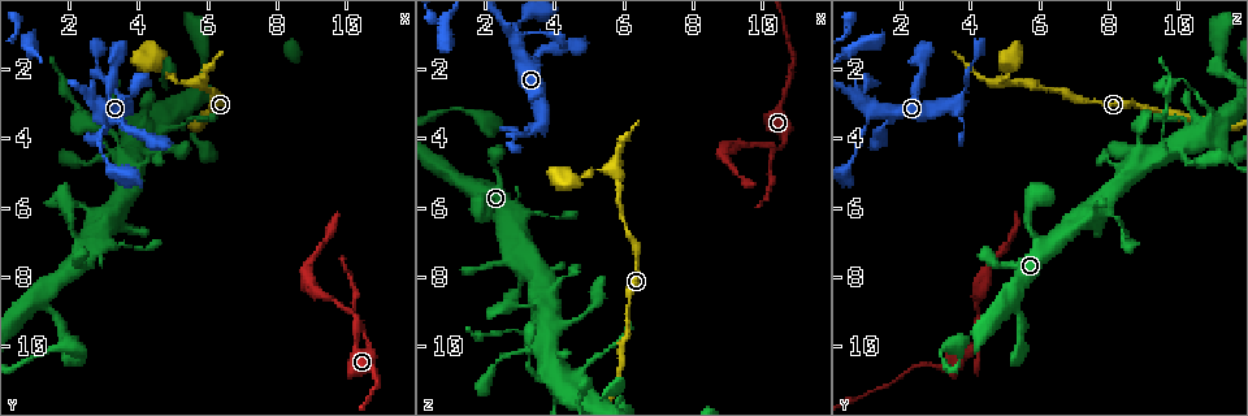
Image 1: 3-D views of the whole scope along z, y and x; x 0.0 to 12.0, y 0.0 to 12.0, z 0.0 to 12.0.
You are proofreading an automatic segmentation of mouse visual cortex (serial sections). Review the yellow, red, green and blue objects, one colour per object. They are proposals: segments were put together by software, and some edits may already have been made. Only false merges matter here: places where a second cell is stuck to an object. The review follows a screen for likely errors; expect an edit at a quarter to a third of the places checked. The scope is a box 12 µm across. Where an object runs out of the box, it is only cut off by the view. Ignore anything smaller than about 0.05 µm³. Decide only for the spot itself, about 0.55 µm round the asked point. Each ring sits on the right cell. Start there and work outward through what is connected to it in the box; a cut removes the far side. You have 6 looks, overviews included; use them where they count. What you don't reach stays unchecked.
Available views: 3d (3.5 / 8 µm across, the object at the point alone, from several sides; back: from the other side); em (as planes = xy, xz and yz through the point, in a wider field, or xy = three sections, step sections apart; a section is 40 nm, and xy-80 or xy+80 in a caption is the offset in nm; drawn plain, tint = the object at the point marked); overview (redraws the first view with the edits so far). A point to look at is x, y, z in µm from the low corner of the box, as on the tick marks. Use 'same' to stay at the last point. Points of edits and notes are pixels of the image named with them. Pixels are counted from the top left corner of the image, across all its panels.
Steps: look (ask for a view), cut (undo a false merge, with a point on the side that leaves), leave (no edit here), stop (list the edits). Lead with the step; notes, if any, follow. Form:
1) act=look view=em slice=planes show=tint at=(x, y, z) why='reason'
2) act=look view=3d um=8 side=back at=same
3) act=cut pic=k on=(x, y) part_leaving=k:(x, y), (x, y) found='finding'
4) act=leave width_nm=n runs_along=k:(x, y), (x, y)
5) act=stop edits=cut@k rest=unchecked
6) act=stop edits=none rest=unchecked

act=look view=3d um=3.5 at=(3.5, 4.3, 10.0) why='sudden change in width'

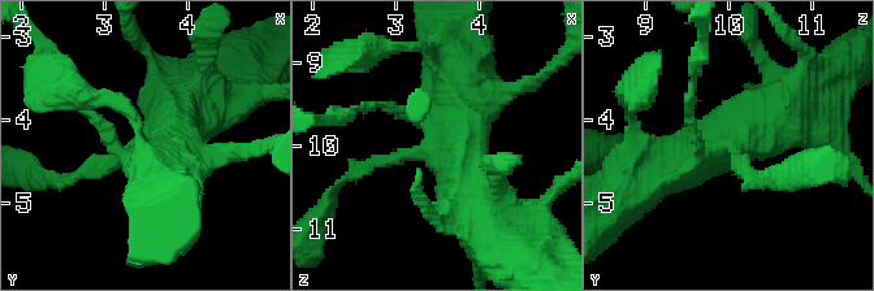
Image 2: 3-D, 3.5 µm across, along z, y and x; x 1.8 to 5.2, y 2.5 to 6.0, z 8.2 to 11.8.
act=look view=em slice=xy step=5 show=tint at=(3.55, 4.30, 10.05) why='now the EM'

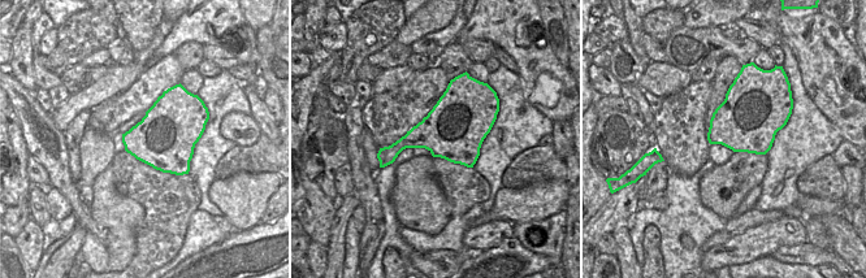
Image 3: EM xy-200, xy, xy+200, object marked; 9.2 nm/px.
act=cut pic=2 on=(94, 117) part_leaving=2:(700, 152), (689, 117), (700, 57) found='a second cell is stuck on'

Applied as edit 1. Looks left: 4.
act=look view=overview

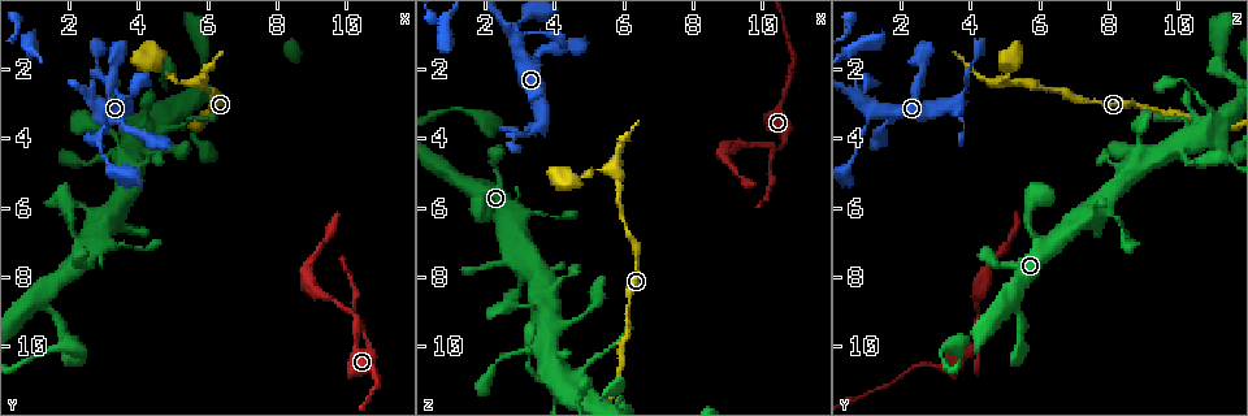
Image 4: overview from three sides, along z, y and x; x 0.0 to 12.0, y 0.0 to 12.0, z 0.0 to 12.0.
act=look view=3d um=3.5 at=(5.6, 2.3, 4.9)

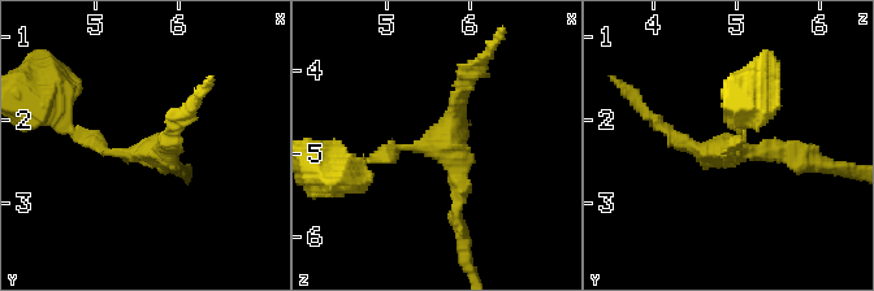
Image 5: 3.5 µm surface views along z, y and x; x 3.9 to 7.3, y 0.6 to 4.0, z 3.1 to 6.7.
act=look view=em slice=xy step=3 show=tint at=(5.65, 2.35, 4.85) why='shape alone is not enough'

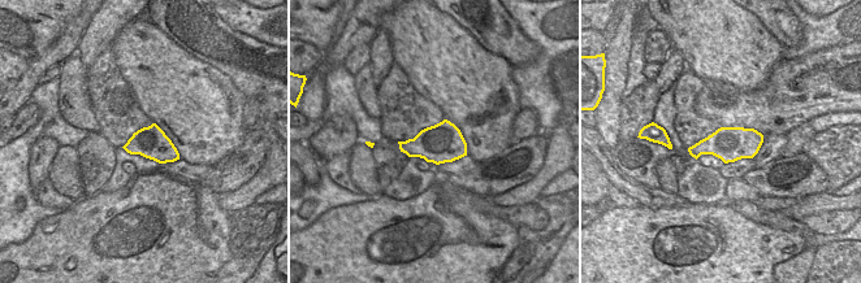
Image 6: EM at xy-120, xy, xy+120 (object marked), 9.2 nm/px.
act=leave runs_along=5:(455, 218), (440, 146), (360, 159) found='one cell here'

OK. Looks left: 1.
act=stop edits=cut@2 rest=unchecked

